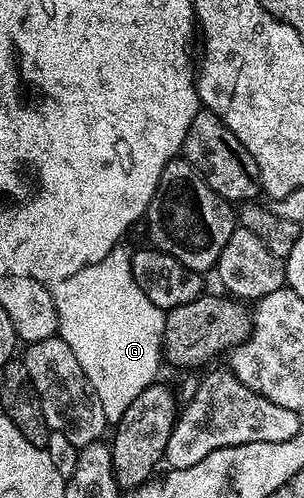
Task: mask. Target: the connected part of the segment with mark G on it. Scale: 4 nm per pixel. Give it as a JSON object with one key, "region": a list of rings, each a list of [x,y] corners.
{"region":[[[124,247],[112,249],[103,259],[99,259],[99,263],[88,265],[83,271],[75,271],[75,275],[56,282],[51,292],[59,336],[67,343],[67,347],[71,347],[75,359],[79,359],[79,367],[83,367],[89,388],[99,395],[106,422],[115,423],[141,392],[158,380],[157,368],[163,365],[161,344],[165,338],[166,310],[155,307],[155,303],[143,295],[131,273],[130,250]]]}

